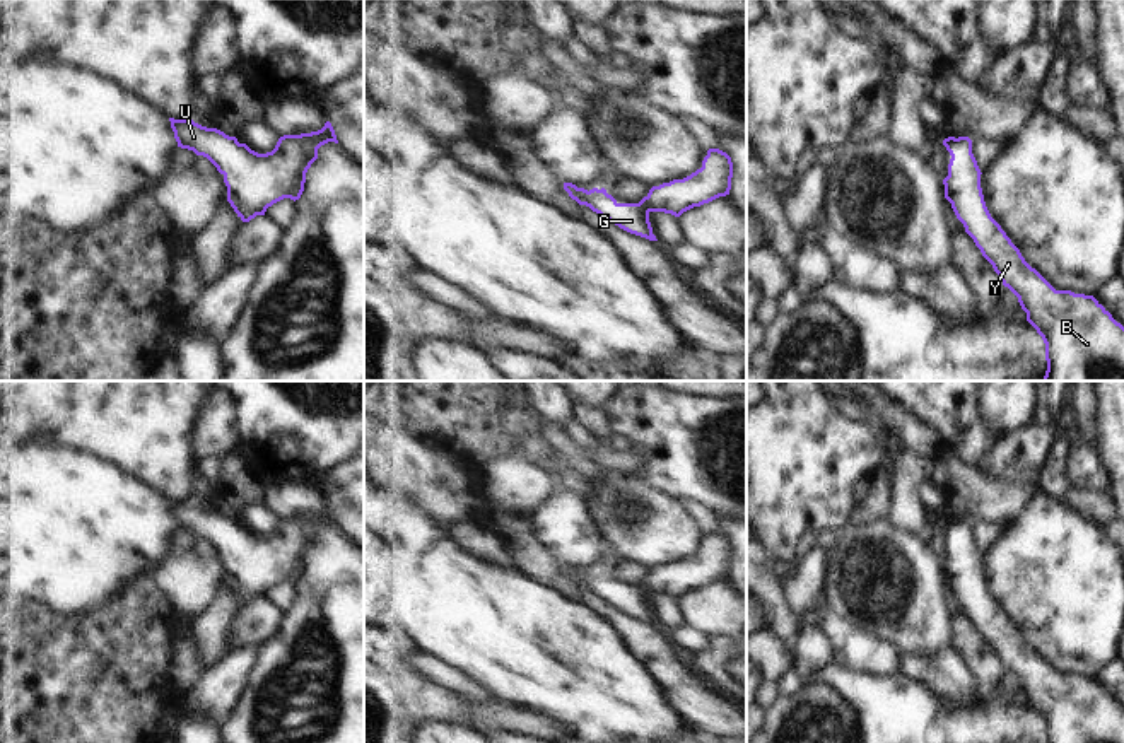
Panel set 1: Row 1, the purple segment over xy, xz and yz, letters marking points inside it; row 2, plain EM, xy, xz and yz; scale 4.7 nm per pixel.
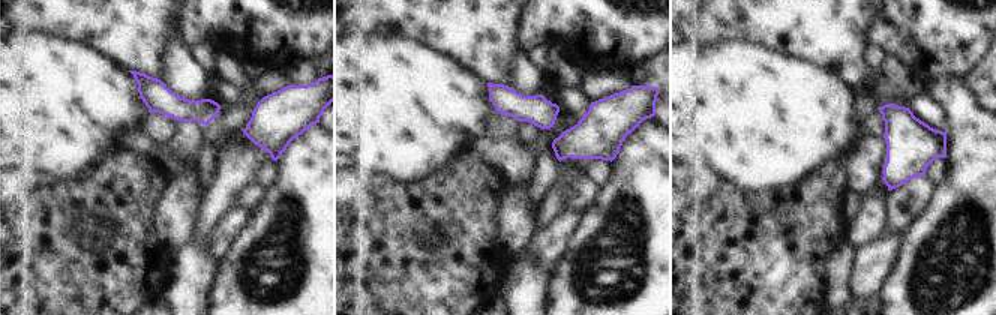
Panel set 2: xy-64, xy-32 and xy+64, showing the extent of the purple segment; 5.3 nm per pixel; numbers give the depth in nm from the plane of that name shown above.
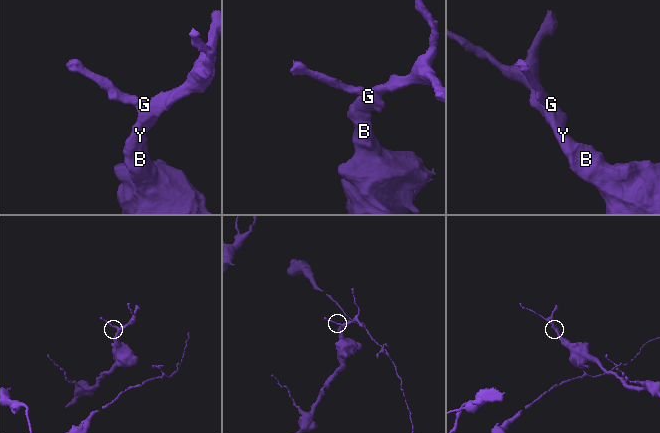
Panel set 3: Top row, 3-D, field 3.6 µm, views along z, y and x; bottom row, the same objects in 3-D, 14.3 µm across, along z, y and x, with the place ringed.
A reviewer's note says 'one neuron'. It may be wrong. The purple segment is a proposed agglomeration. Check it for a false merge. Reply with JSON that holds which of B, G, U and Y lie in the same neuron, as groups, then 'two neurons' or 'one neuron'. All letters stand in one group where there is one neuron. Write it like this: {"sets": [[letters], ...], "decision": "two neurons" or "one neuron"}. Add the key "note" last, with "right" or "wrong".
{"sets": [["B", "G", "U", "Y"]], "decision": "one neuron", "note": "right"}

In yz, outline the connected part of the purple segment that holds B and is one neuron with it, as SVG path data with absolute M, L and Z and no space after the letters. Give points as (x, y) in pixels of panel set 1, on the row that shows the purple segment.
M948 137L943 145L951 155L948 176L943 179L945 198L1003 285L1018 297L1027 321L1042 336L1047 360L1044 381L1124 381L1124 326L1093 295L1056 290L1032 268L986 207L972 140Z

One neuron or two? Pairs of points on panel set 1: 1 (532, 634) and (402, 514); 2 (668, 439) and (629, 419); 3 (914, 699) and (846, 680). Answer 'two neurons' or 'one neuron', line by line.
1: one neuron
2: one neuron
3: one neuron

